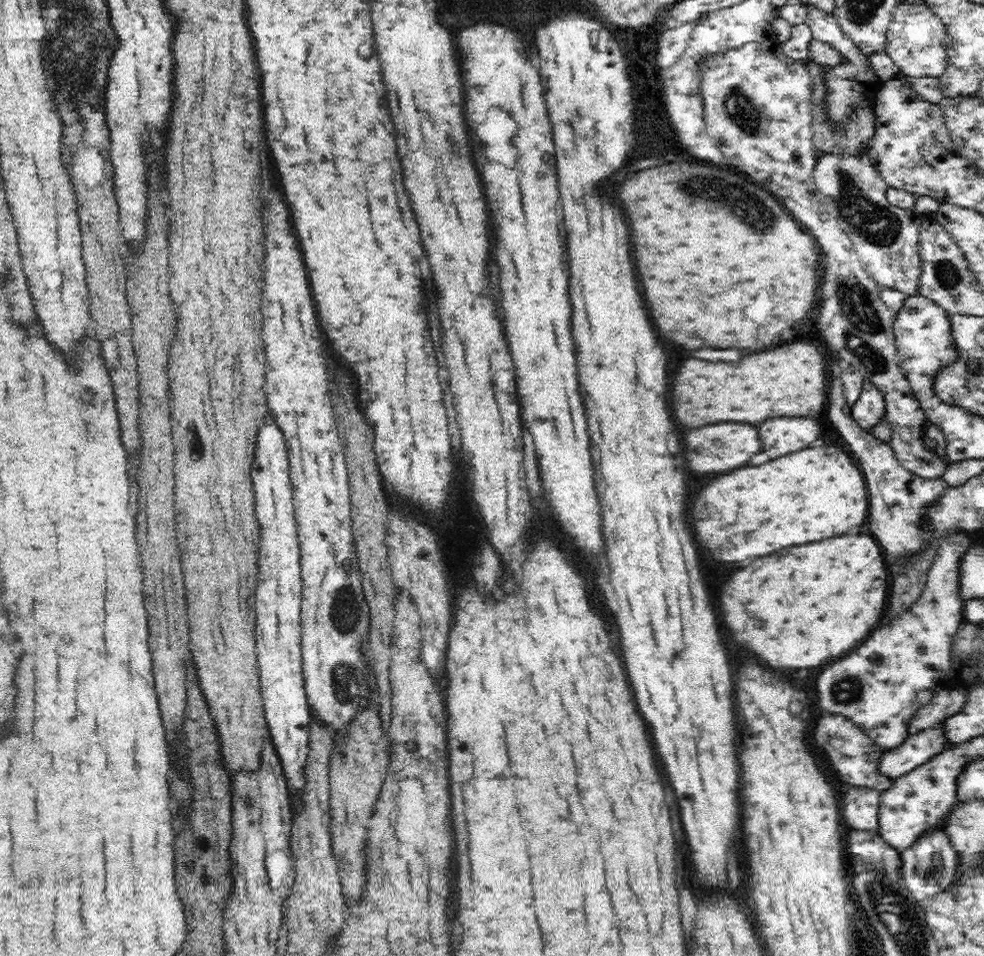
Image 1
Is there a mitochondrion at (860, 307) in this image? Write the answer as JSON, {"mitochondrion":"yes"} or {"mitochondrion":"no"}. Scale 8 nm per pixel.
{"mitochondrion":"yes"}

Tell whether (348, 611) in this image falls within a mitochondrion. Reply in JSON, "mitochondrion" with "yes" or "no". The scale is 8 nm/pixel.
{"mitochondrion":"yes"}

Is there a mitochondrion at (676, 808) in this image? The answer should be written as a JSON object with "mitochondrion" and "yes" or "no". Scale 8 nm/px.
{"mitochondrion":"no"}

